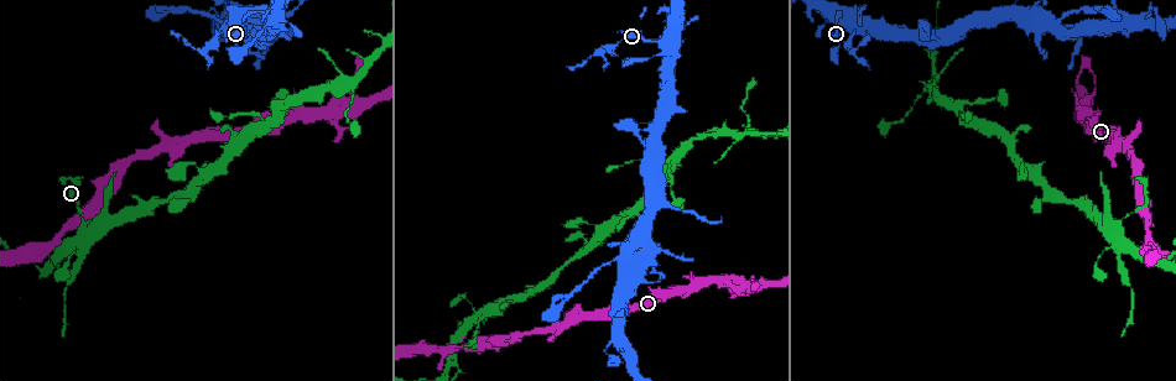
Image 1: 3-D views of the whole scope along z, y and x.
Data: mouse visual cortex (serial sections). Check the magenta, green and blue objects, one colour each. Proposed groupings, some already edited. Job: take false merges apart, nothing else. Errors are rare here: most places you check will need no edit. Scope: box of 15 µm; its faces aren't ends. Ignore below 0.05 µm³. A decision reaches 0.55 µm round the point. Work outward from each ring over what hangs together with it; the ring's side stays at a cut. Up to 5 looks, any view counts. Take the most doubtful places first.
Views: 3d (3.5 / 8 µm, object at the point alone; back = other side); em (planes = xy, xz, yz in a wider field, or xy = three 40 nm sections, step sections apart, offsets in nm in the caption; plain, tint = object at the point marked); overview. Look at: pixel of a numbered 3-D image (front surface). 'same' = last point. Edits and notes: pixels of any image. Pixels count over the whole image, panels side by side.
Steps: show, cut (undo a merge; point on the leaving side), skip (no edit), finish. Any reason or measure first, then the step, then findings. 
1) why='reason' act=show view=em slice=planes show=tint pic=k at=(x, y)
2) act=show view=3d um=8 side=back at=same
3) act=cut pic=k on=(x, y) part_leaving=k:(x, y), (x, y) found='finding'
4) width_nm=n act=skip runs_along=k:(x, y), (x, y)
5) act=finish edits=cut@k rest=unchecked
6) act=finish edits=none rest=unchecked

why='branch point' act=show view=3d um=3.5 pic=1 at=(345, 86)

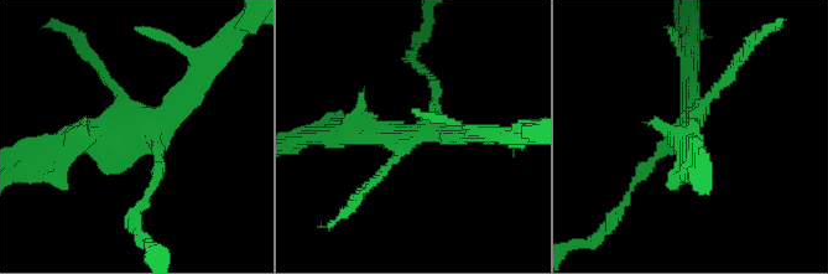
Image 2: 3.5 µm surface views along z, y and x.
why='need the tissue' act=show view=em slice=xy step=2 show=tint pic=2 at=(139, 133)

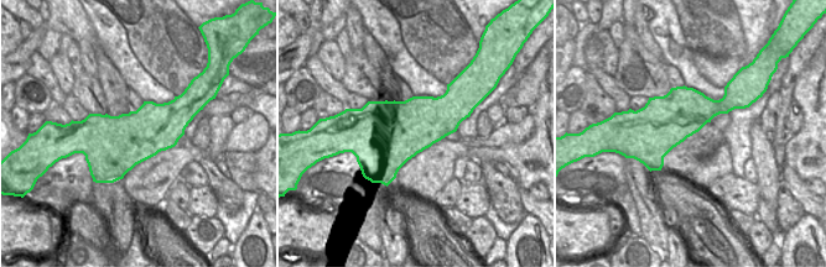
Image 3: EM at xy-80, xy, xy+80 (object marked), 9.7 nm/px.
act=skip found='all the same cell'

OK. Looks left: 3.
act=show view=3d um=3.5 side=back pic=1 at=(599, 50)

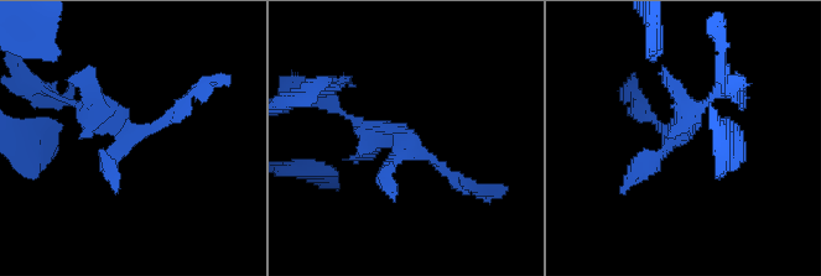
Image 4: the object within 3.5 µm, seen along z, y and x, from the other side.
act=show view=em slice=xy step=2 show=tint pic=4 at=(676, 137)

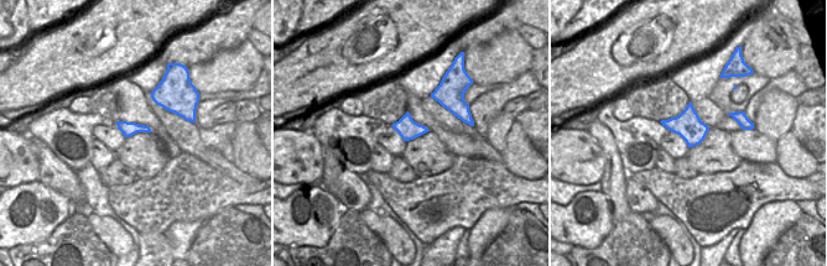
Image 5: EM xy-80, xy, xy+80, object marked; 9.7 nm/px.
why='cut it another way' act=show view=em slice=xy step=5 show=tint at=same

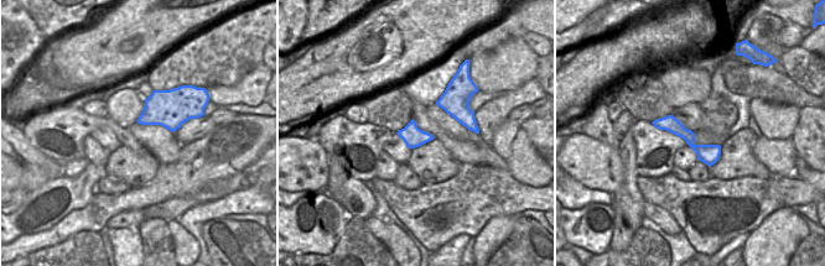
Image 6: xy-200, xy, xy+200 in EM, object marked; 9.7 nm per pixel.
act=skip runs_along=4:(349, 115), (467, 188) found='continuous, no second cell'

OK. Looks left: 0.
act=finish edits=none rest=unchecked

